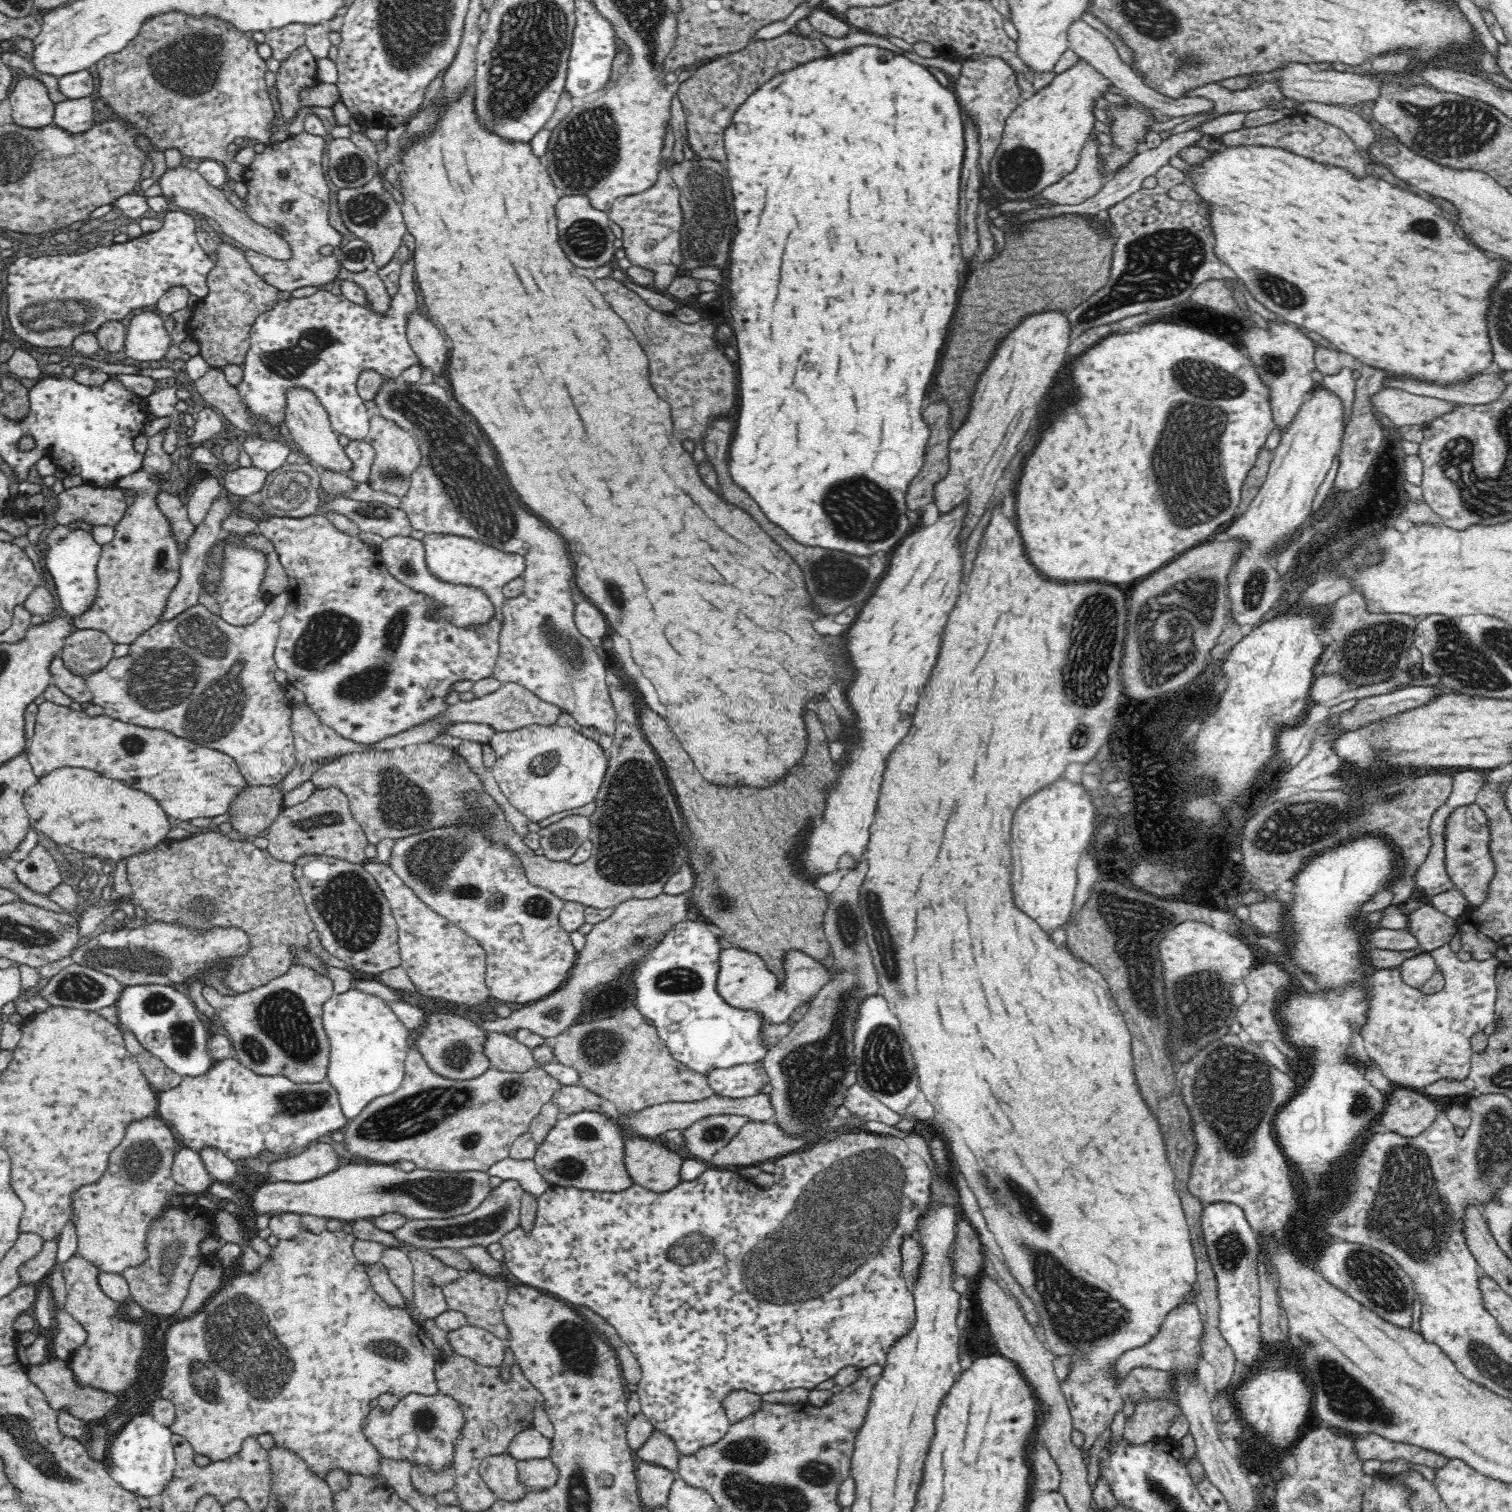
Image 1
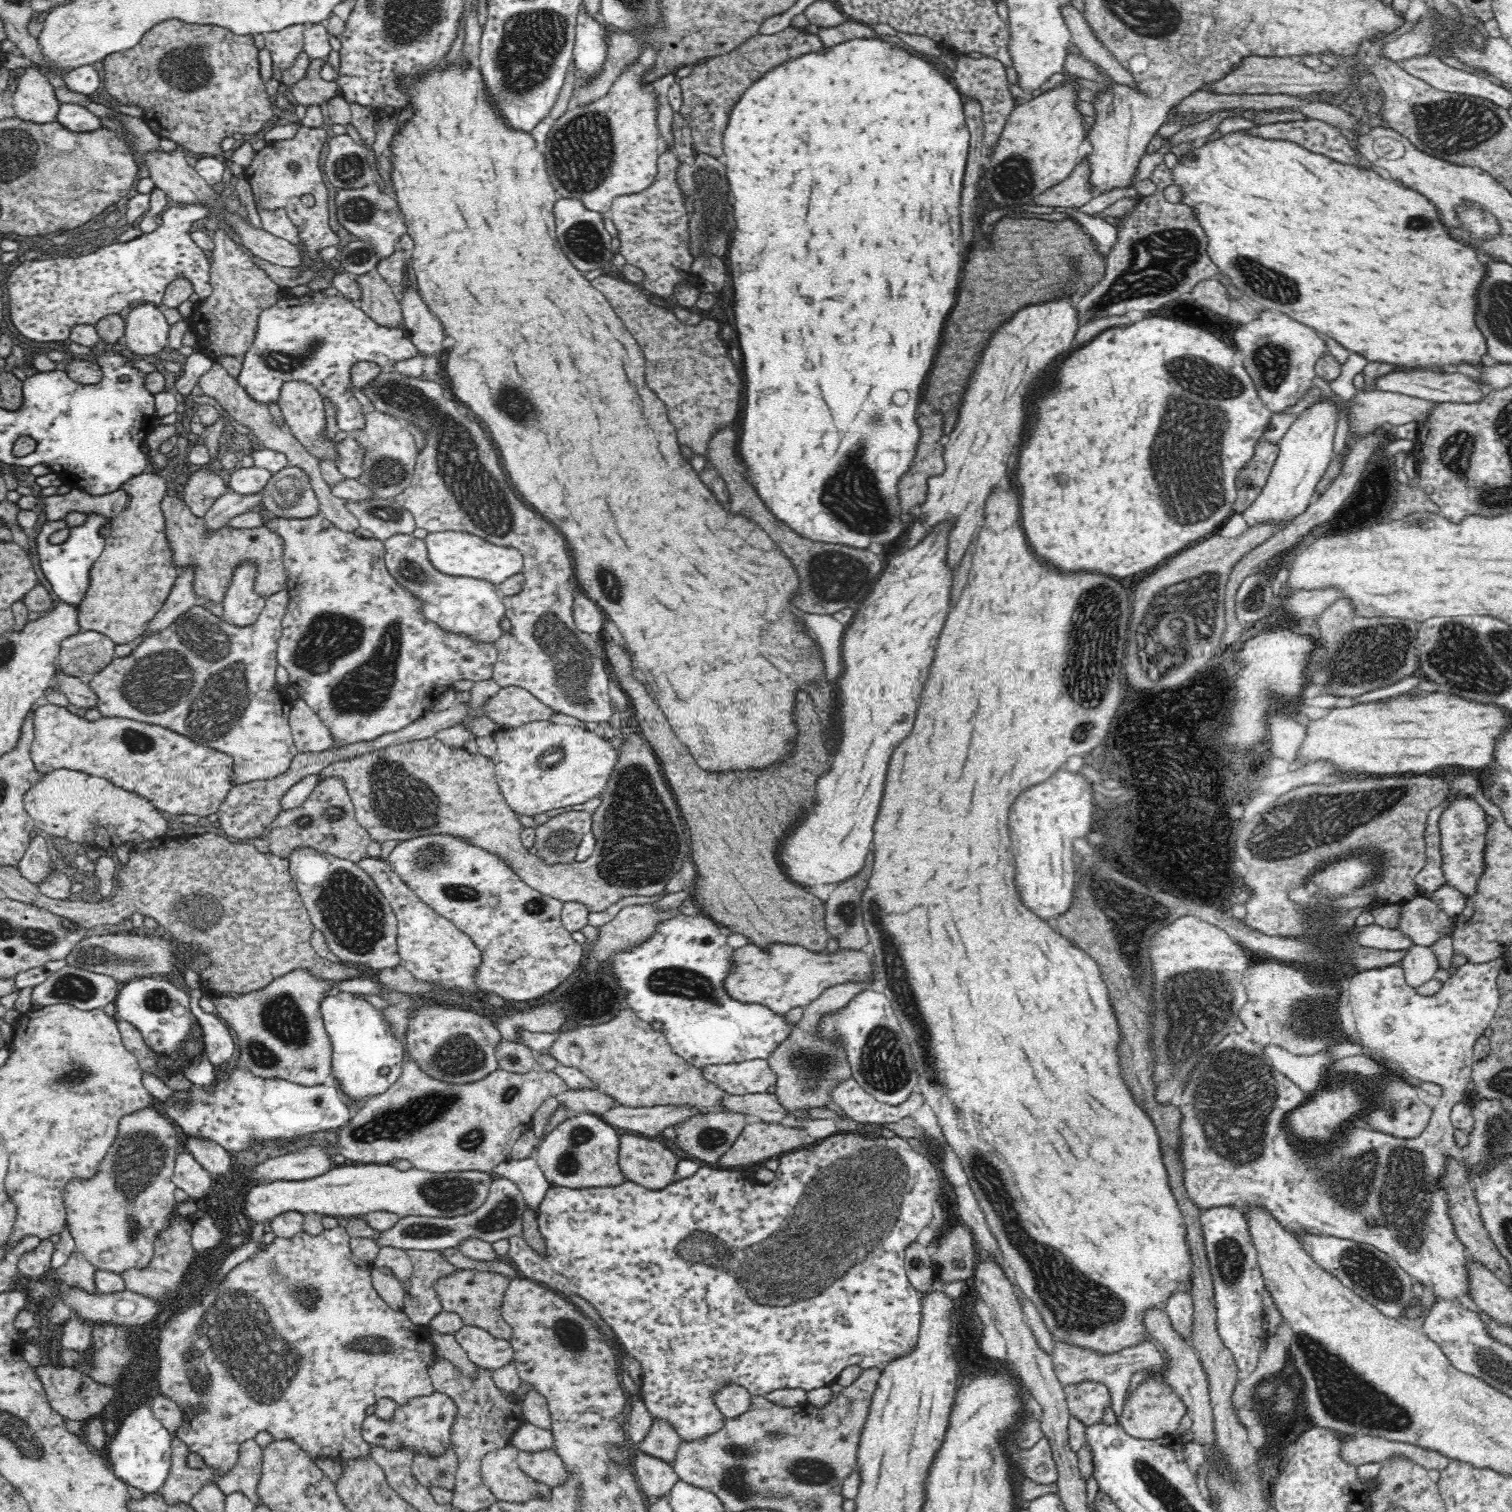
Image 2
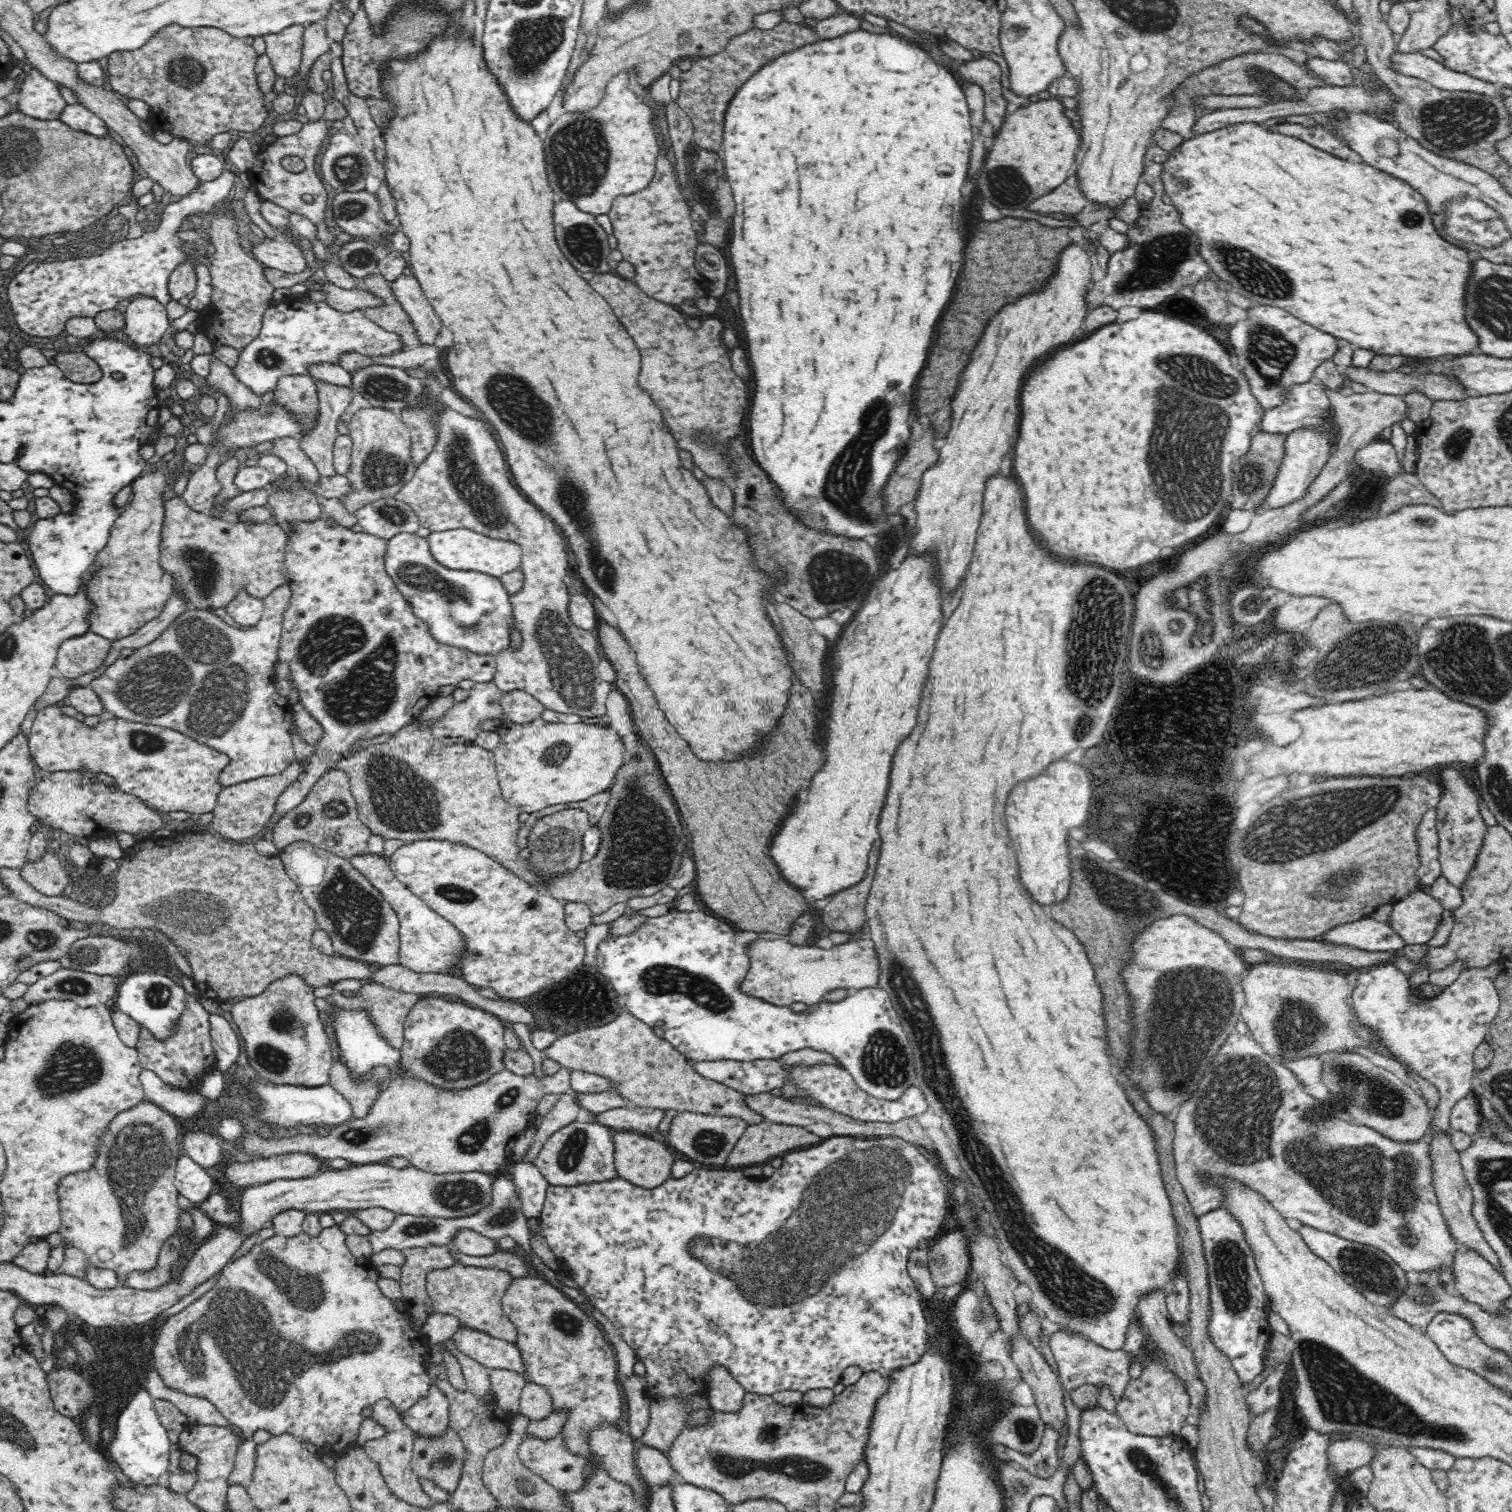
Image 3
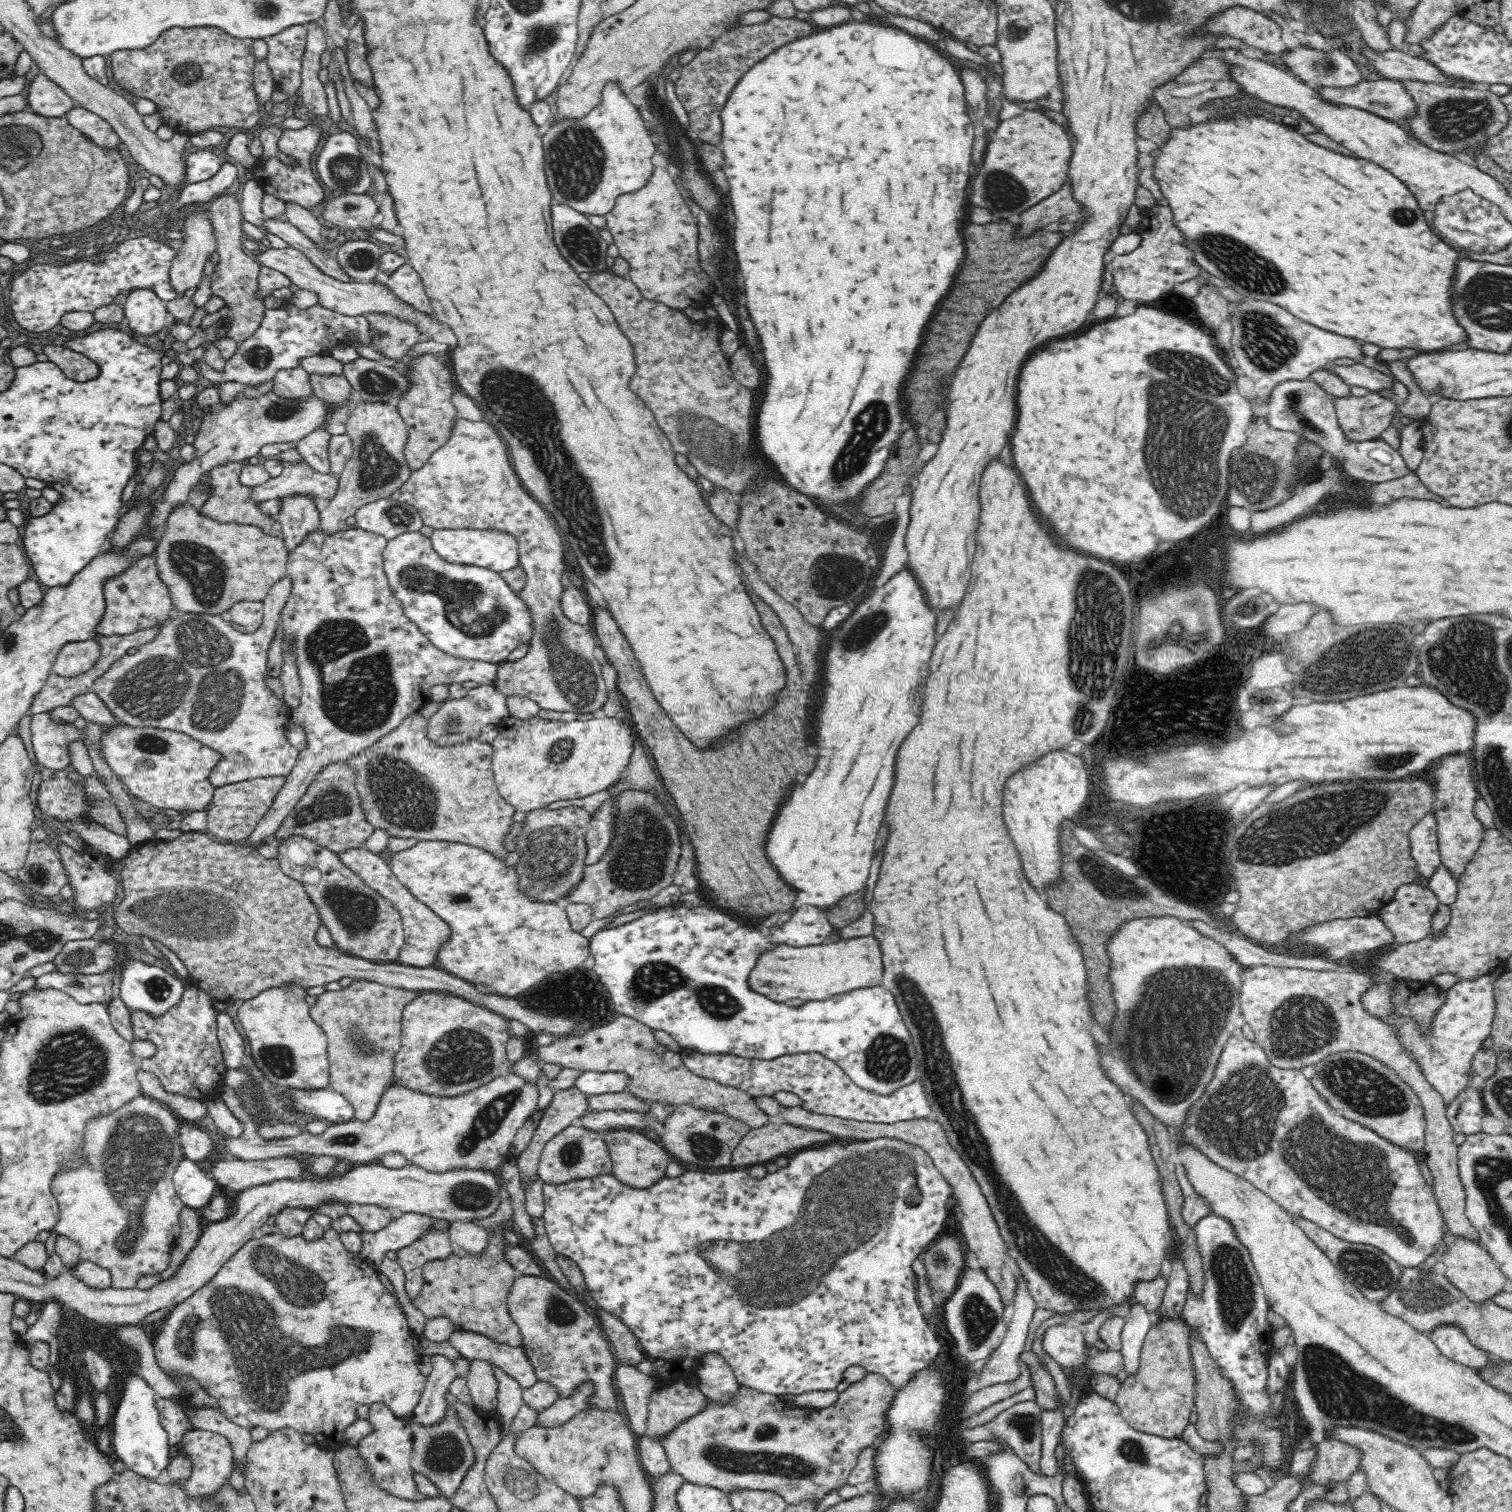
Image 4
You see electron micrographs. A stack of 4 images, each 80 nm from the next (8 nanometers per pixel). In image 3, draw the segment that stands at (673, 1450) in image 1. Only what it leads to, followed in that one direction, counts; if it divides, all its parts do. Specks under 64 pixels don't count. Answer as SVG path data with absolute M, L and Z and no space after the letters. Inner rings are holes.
M705 1394L654 1397L650 1403L650 1418L637 1443L647 1444L666 1453L674 1438L684 1428L687 1418L696 1411L710 1408Z

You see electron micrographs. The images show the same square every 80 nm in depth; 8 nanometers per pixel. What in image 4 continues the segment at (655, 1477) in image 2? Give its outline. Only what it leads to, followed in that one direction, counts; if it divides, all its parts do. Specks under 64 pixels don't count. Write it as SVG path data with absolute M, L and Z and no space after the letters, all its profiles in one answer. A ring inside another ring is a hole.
M647 1433L638 1436L637 1453L639 1454L639 1462L643 1466L645 1473L652 1480L672 1469L662 1443L650 1438Z

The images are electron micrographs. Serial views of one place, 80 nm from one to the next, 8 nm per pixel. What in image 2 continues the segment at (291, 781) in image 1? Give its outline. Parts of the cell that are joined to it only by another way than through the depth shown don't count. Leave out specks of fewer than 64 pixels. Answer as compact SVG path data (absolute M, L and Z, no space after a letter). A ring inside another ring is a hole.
M300 698L290 704L289 721L293 741L300 752L322 752L335 749L330 729L318 715Z

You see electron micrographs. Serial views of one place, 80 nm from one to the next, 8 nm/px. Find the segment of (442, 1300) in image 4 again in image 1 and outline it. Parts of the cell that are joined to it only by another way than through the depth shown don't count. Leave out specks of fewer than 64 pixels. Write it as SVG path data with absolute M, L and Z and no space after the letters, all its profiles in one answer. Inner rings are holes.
M479 1271L462 1272L456 1280L446 1282L443 1296L447 1308L464 1313L466 1324L486 1329L501 1339L508 1339L509 1330L504 1322L504 1304L507 1302L509 1286L504 1277L488 1277Z

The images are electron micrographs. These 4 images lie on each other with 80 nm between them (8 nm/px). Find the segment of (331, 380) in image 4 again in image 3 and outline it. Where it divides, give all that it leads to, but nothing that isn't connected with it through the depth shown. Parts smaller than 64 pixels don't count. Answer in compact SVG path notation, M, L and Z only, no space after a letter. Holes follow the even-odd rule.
M314 379L314 384L316 385L316 394L319 399L319 415L317 416L316 424L299 439L298 443L300 443L299 447L304 451L304 454L316 465L321 476L334 476L337 472L334 470L333 465L333 446L334 440L339 435L336 424L338 424L338 418L345 415L345 411L352 403L356 392L345 385L328 383L320 379Z

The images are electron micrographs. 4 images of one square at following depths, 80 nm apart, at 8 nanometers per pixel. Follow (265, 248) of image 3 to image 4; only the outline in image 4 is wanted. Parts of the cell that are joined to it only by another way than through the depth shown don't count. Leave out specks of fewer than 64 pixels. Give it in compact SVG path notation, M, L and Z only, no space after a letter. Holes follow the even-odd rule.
M289 247L285 249L269 248L266 252L261 252L257 259L260 260L262 267L268 267L281 272L290 279L291 284L296 285L299 289L310 290L318 295L319 305L333 312L340 313L349 317L355 317L365 314L386 314L396 317L402 321L414 324L425 339L432 339L435 335L444 331L442 322L437 320L432 314L422 313L396 297L394 290L390 289L387 284L381 284L374 281L347 281L342 282L332 276L324 274L320 268L300 250Z

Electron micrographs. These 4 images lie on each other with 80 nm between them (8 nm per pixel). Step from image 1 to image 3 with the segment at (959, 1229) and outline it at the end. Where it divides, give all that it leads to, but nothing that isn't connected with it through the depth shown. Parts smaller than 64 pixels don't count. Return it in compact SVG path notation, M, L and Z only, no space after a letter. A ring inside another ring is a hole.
M964 1230L939 1236L930 1243L927 1250L928 1267L936 1286L950 1288L965 1282L971 1259Z

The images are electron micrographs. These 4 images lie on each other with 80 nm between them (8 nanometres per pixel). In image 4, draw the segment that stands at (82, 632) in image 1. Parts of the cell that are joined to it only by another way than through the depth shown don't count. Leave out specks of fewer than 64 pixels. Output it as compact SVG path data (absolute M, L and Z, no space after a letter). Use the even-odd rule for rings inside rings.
M96 639L64 645L55 658L51 672L58 677L72 678L96 664L100 645Z

